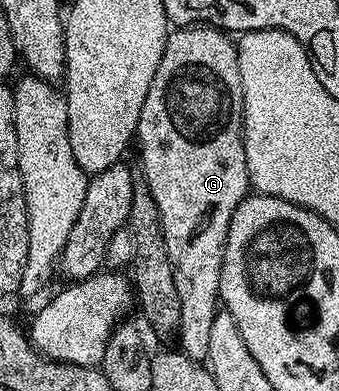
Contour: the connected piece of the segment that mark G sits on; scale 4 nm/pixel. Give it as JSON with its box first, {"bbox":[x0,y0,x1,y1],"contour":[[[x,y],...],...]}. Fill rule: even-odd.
{"bbox":[137,23,249,363],"contour":[[[200,23],[175,27],[168,32],[165,51],[161,55],[161,63],[157,63],[157,75],[153,75],[153,83],[149,83],[149,91],[145,95],[145,104],[141,106],[141,119],[137,130],[137,149],[138,145],[139,161],[143,164],[144,178],[142,177],[142,180],[153,195],[153,203],[157,203],[157,211],[163,224],[165,247],[169,247],[169,263],[173,263],[173,279],[177,283],[177,295],[181,299],[181,323],[177,334],[178,348],[189,359],[203,363],[206,362],[209,355],[209,331],[213,328],[213,319],[221,305],[219,299],[221,263],[225,255],[225,239],[229,235],[229,223],[233,219],[233,211],[237,211],[237,207],[249,193],[245,147],[243,146],[243,92],[241,91],[239,51],[236,42],[224,30],[217,29],[213,25]]]}

